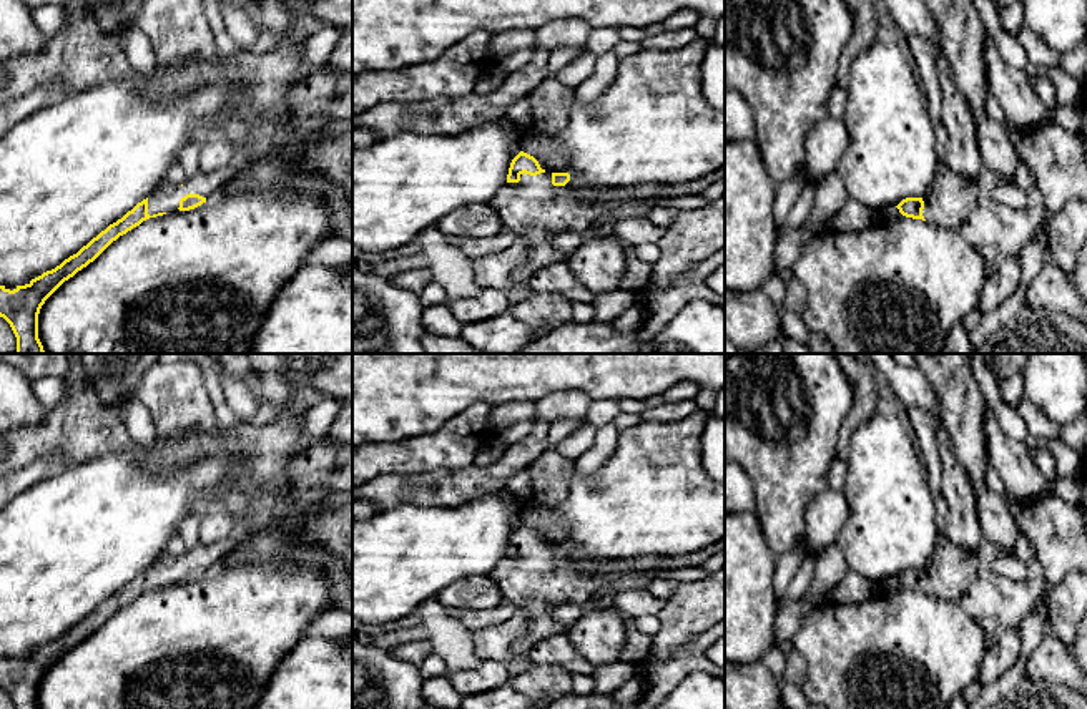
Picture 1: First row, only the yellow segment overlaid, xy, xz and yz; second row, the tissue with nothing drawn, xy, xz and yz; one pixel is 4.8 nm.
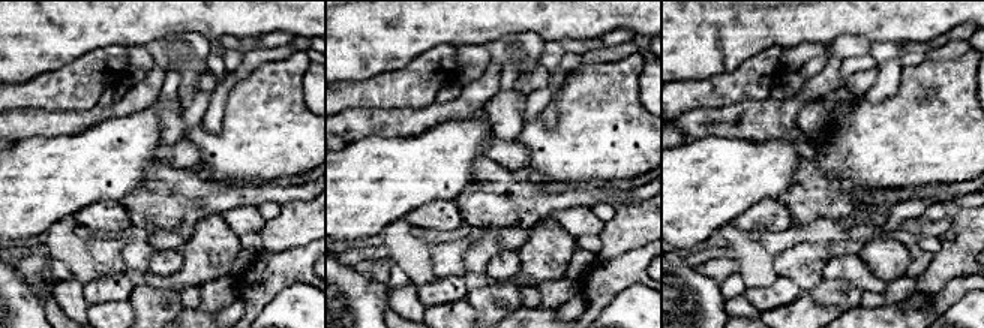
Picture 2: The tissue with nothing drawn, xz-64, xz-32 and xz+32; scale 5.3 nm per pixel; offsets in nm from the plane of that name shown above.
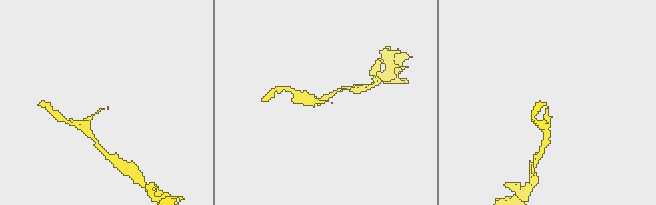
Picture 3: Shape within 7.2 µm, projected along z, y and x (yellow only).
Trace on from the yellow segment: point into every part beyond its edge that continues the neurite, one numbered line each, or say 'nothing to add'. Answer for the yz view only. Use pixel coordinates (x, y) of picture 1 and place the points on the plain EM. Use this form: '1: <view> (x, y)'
1: yz (953, 568)

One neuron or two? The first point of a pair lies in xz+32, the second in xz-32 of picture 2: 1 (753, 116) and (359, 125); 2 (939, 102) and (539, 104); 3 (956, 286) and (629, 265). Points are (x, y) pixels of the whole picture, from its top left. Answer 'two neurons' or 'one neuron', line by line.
1: one neuron
2: two neurons
3: one neuron

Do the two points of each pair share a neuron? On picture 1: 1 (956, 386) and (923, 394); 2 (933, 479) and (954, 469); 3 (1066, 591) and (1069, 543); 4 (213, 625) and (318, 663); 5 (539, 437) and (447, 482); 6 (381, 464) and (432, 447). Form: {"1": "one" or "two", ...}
{"1": "two", "2": "two", "3": "two", "4": "two", "5": "one", "6": "one"}

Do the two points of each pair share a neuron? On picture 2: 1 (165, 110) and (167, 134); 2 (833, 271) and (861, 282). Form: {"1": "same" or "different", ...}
{"1": "same", "2": "same"}

